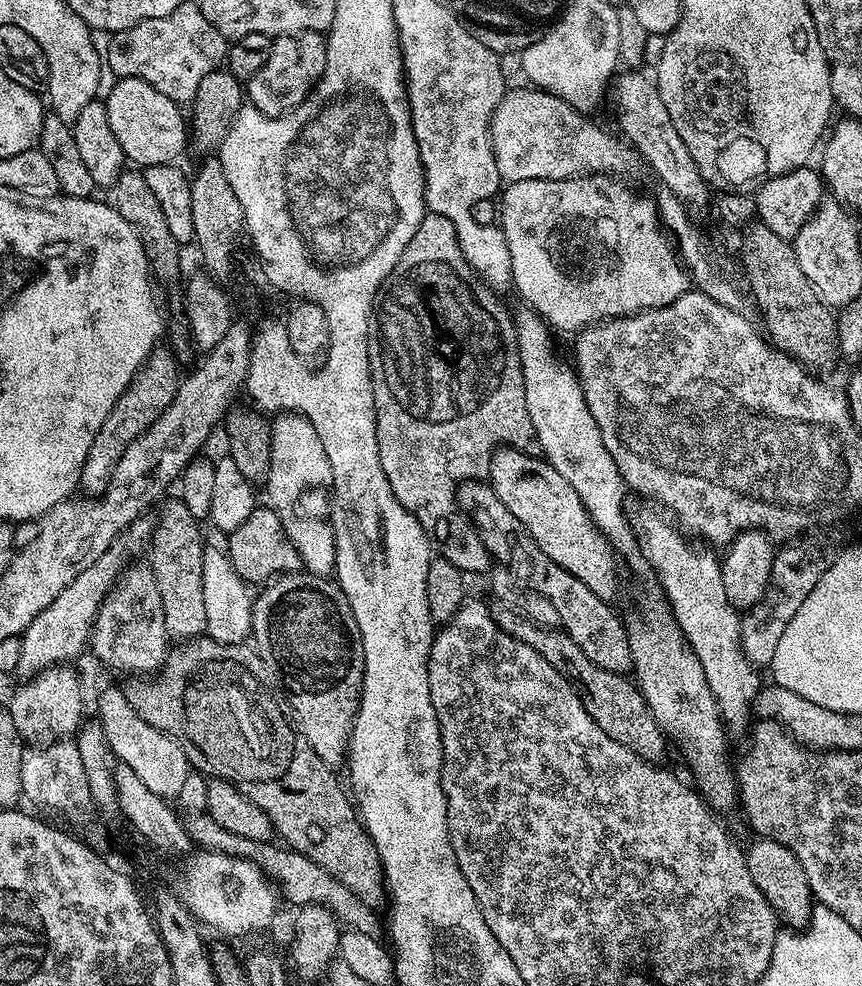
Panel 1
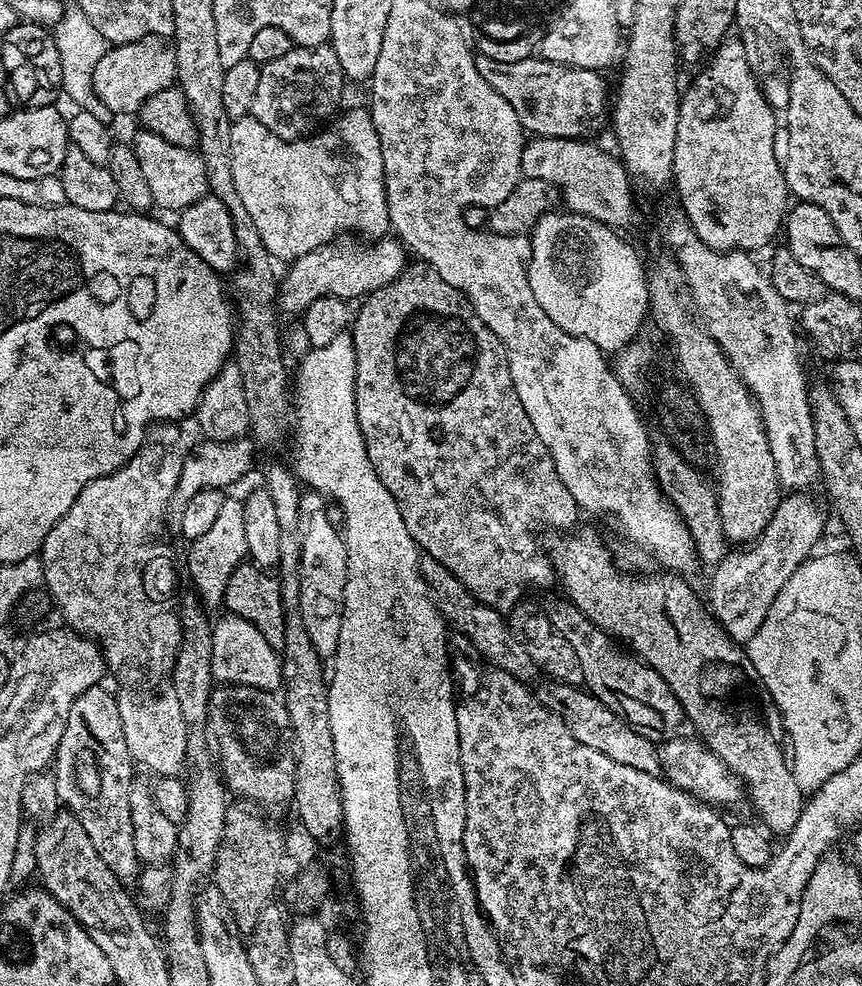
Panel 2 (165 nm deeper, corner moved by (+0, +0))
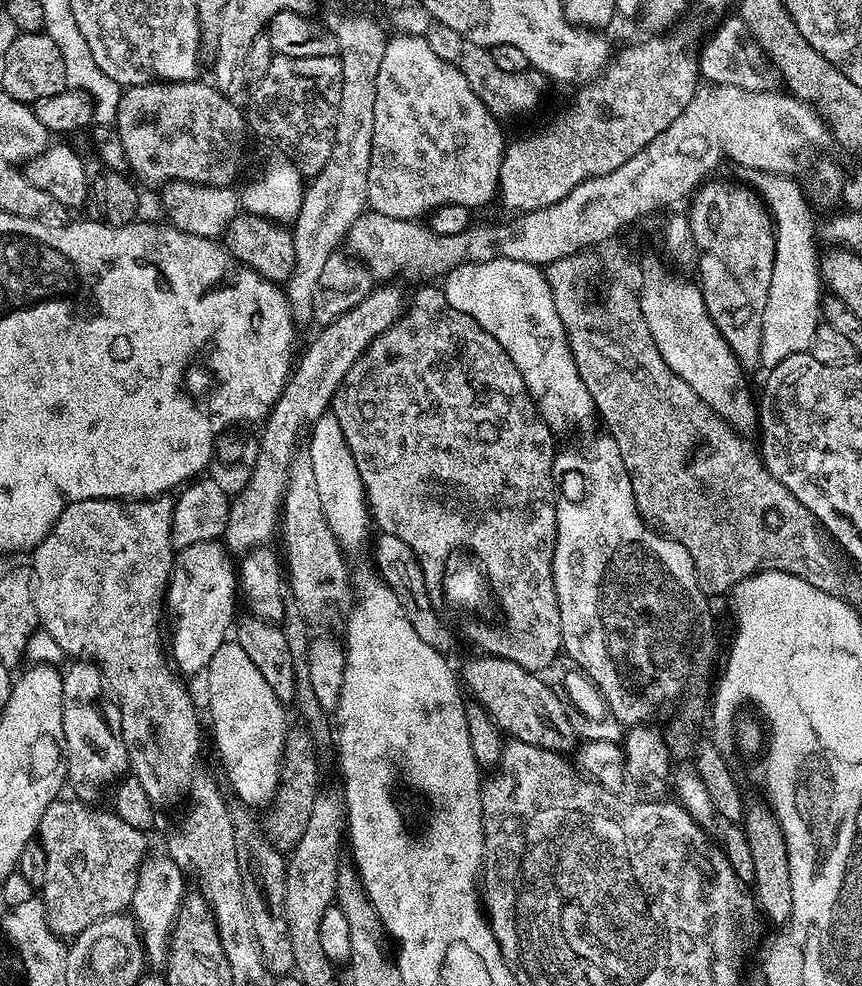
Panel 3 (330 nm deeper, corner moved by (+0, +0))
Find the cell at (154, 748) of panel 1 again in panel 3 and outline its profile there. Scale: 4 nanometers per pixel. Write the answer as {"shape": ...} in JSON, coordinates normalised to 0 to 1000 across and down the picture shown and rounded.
{"shape":[[[194,866],[176,867],[168,867],[167,874],[162,878],[155,911],[151,918],[151,928],[161,941],[171,977],[190,980],[195,977],[195,956],[200,950],[200,941],[204,938],[209,916],[216,908],[216,902],[213,902],[216,885],[213,881],[206,879],[198,868]]]}

